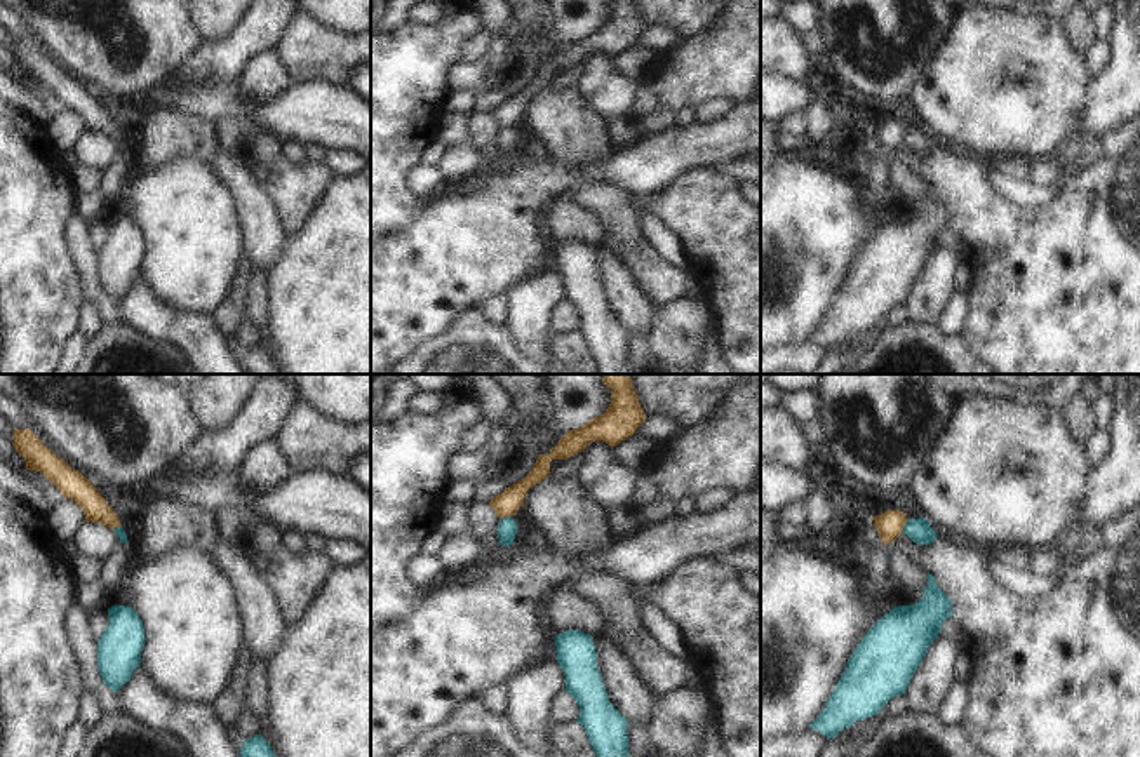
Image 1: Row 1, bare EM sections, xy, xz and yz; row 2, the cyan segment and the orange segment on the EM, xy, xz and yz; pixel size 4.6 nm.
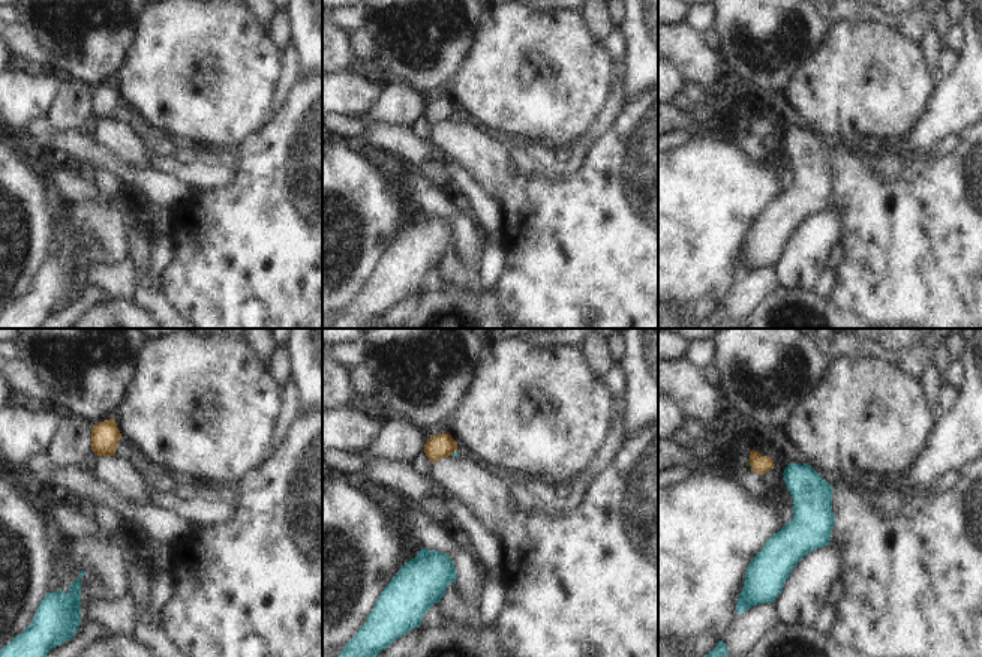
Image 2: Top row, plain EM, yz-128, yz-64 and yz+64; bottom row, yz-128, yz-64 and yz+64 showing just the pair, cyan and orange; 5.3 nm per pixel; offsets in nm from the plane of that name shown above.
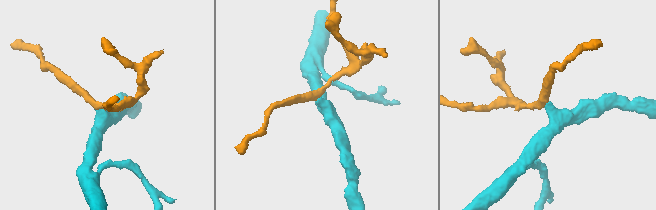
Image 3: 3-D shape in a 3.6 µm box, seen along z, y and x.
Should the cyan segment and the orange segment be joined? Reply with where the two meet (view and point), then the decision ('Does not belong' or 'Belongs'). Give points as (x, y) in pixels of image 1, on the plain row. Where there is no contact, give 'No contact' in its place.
Touches cyan at xz (507, 127). Does not belong

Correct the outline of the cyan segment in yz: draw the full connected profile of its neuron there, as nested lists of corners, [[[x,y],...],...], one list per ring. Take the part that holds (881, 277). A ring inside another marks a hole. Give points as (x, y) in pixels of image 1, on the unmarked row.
[[[928,183],[922,209],[895,216],[853,261],[825,318],[809,334],[827,348],[868,329],[898,305],[903,305],[942,235],[952,228],[952,211]]]

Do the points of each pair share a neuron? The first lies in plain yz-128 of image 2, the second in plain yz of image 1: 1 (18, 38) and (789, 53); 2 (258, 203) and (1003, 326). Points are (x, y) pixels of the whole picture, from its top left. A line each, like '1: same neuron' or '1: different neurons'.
1: different neurons
2: same neuron

